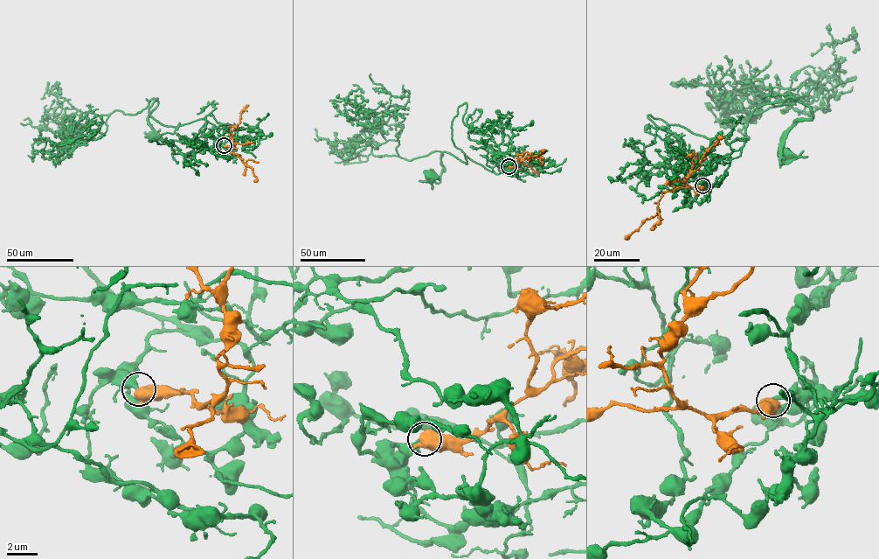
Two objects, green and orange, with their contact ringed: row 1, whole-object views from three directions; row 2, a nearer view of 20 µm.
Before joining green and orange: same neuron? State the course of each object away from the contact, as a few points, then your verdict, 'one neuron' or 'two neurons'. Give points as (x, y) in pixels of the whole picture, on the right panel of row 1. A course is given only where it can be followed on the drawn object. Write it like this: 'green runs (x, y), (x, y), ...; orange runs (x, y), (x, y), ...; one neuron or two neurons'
green runs (702, 185), (722, 182), (756, 108), (794, 98), (813, 117), (792, 127), (783, 156); orange runs (702, 185), (678, 186), (661, 193), (658, 213), (646, 220), (627, 238); one neuron

